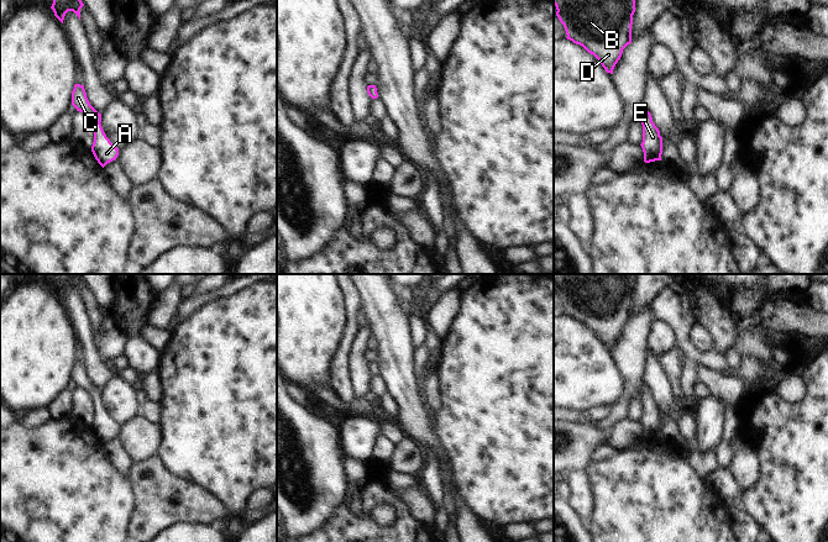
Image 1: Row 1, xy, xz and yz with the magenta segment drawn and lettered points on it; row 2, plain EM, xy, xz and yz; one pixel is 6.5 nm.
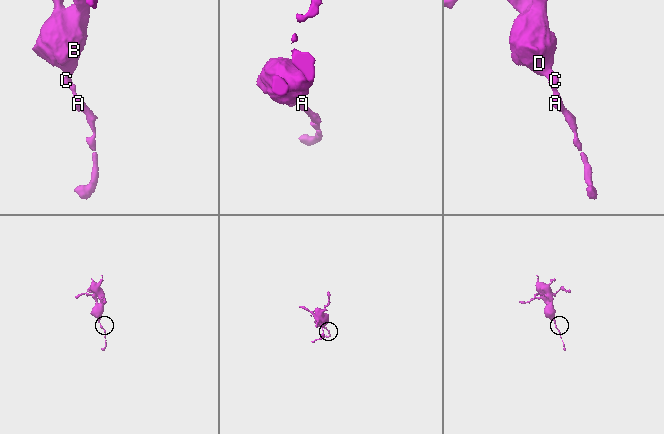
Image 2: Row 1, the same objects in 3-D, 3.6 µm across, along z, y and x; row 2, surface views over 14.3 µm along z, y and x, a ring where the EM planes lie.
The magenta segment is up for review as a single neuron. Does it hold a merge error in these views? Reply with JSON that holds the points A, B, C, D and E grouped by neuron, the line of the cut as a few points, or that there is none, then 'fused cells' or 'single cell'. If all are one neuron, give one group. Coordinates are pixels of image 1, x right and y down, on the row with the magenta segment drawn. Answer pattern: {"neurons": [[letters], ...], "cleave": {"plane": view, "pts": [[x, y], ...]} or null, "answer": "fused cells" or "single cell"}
{"neurons": [["A", "B", "C", "D", "E"]], "cleave": null, "answer": "single cell"}

